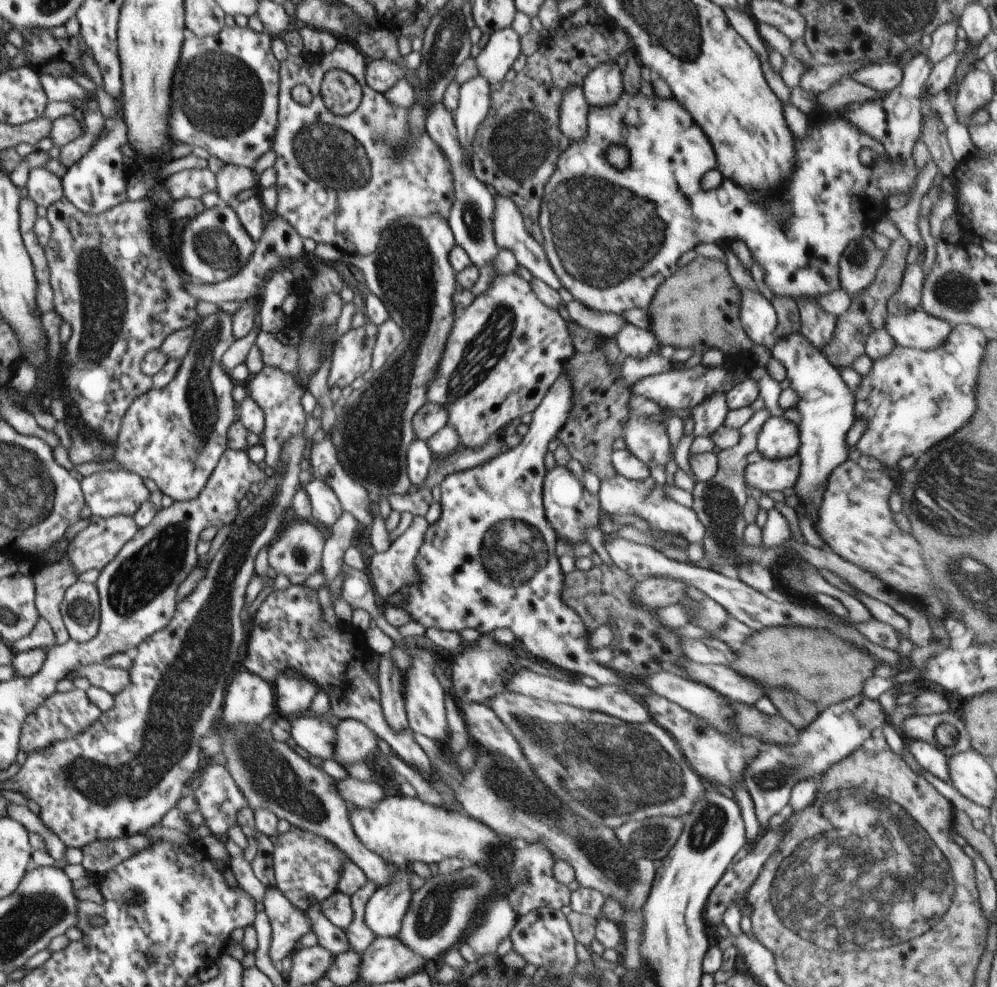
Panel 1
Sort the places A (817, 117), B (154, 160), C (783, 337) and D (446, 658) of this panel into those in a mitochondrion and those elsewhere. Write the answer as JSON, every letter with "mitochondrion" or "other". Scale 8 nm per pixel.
{"A":"other","B":"other","C":"other","D":"other"}

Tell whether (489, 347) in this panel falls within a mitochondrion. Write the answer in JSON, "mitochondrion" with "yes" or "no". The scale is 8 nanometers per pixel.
{"mitochondrion":"yes"}

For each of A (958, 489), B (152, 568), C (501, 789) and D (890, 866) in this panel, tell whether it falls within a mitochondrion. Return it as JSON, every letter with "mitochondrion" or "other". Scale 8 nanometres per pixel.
{"A":"mitochondrion","B":"mitochondrion","C":"mitochondrion","D":"mitochondrion"}

